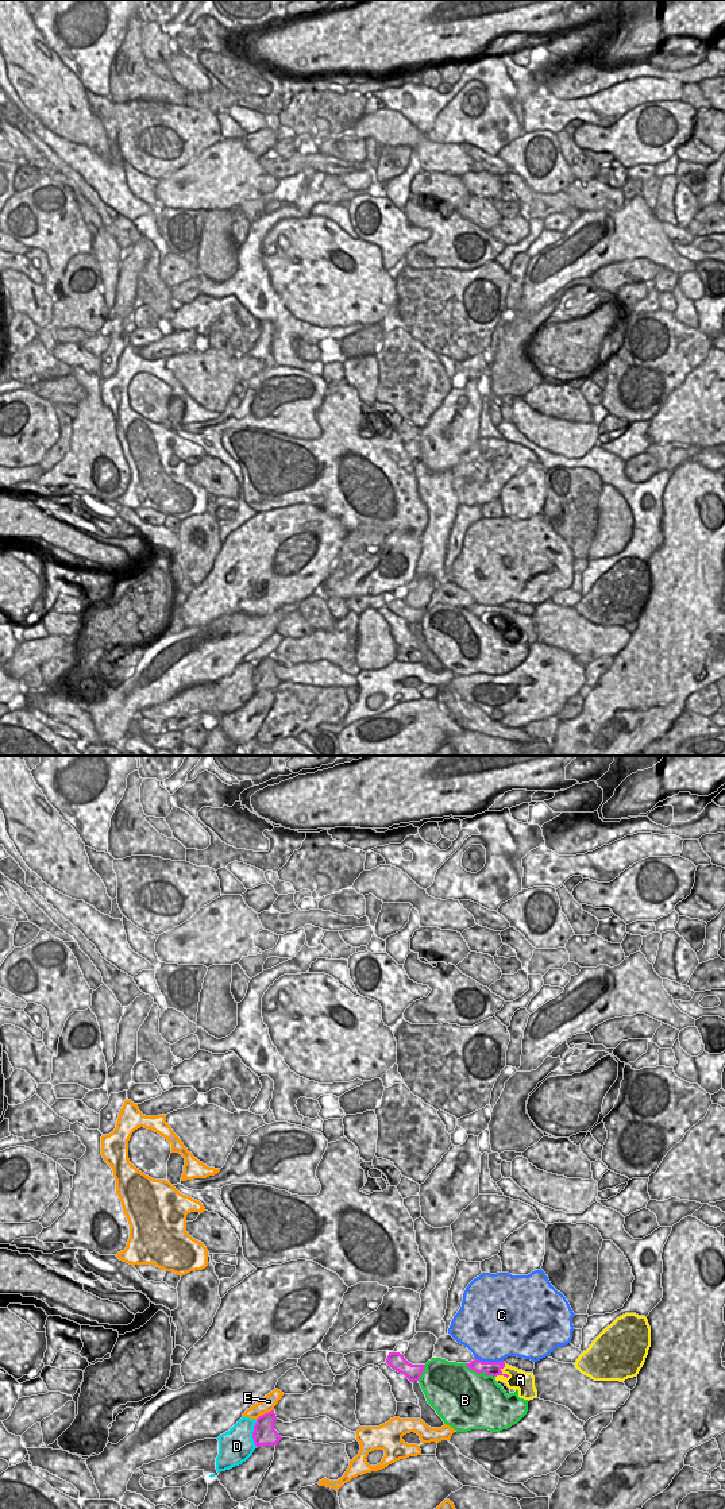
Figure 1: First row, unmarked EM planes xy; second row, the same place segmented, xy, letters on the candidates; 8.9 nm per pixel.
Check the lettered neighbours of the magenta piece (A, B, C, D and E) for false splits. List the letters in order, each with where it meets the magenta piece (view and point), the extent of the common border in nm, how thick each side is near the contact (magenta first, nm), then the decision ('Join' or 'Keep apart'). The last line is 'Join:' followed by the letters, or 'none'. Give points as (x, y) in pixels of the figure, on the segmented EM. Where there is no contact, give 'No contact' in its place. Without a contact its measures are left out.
A: Touches magenta at xy (501, 1372). Shared border 160 nm. Thickness 120 nm (magenta) against 170 nm. Join
B: Touches magenta at xy (479, 1373). Shared border 300 nm. Thickness 120 nm (magenta) against 480 nm. Keep apart
C: Touches magenta at xy (489, 1362). Shared border 260 nm. Thickness 120 nm (magenta) against 480 nm. Keep apart
D: Touches magenta at xy (253, 1434). Shared border 260 nm. Thickness 200 nm (magenta) against 300 nm. Keep apart
E: Touches magenta at xy (265, 1413). Shared border 190 nm. Thickness 200 nm (magenta) against 130 nm. Keep apart
Join: A.

